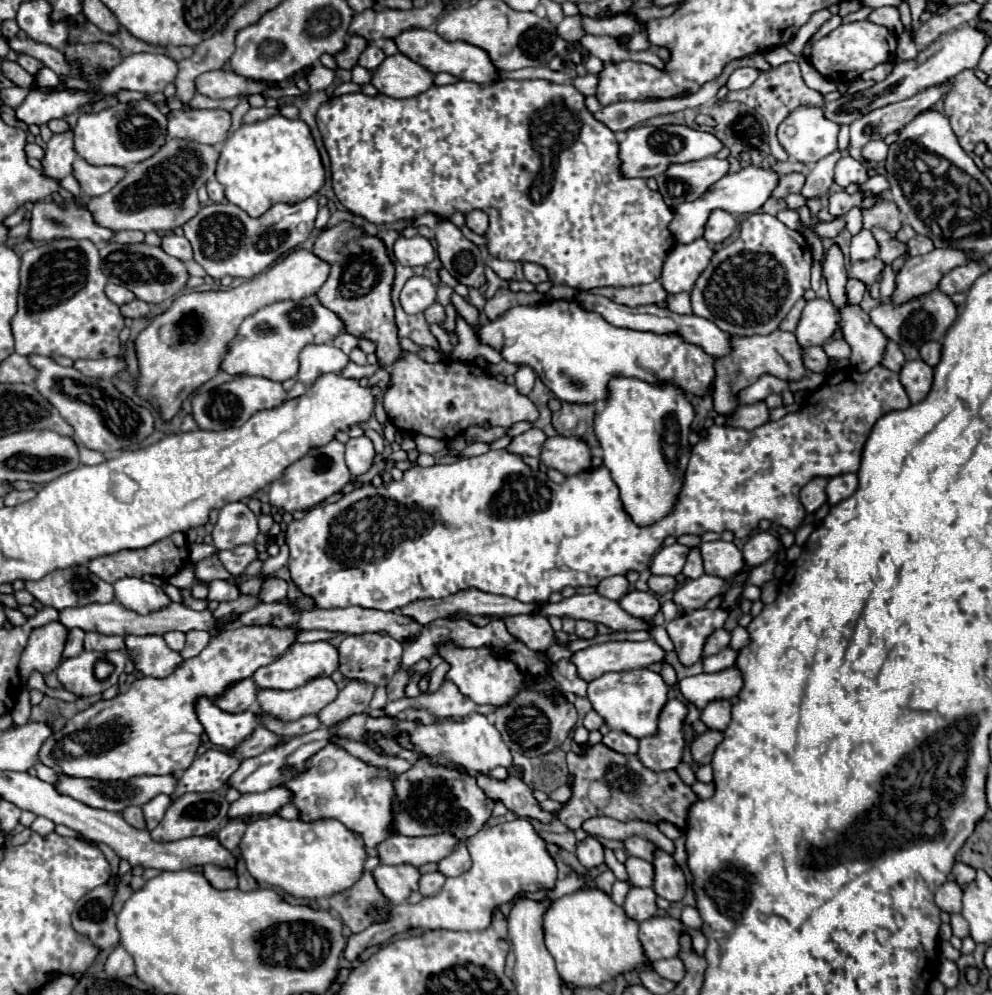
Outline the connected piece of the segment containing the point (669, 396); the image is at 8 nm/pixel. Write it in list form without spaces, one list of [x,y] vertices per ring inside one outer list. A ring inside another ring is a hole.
[[[614,377],[608,381],[604,409],[594,417],[594,433],[602,447],[604,465],[620,489],[622,503],[636,525],[652,525],[674,509],[690,459],[690,423],[694,407],[672,383],[646,383]]]

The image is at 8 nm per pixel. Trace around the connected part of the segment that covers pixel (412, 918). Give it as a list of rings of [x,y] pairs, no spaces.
[[[514,819],[514,821],[506,821],[494,827],[486,827],[482,831],[478,831],[474,837],[466,839],[466,847],[470,851],[470,859],[472,859],[472,867],[460,875],[460,877],[450,877],[446,879],[444,887],[440,893],[432,895],[432,897],[424,897],[420,903],[412,905],[408,901],[392,907],[392,915],[388,915],[386,921],[382,923],[372,923],[372,927],[366,927],[364,931],[356,933],[356,935],[348,935],[348,943],[344,949],[344,959],[354,961],[358,955],[362,955],[368,947],[380,945],[380,943],[388,943],[392,937],[402,935],[406,931],[412,929],[456,929],[456,931],[482,931],[490,927],[492,921],[492,911],[504,903],[512,903],[516,897],[526,895],[526,893],[536,893],[540,889],[552,889],[556,885],[556,877],[558,877],[558,867],[554,863],[554,859],[550,857],[550,853],[546,851],[546,841],[536,833],[536,829],[532,827],[530,819]]]

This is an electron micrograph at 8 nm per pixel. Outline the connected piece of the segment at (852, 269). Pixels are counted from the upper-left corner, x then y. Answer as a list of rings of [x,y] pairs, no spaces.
[[[878,257],[868,261],[856,261],[856,263],[850,263],[848,277],[860,279],[864,285],[872,285],[874,281],[882,279],[882,269],[884,269],[884,263]]]

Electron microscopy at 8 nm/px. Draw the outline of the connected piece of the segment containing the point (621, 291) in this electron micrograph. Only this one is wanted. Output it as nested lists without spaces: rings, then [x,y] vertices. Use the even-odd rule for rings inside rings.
[[[654,281],[650,285],[636,285],[636,287],[596,287],[590,289],[590,293],[604,295],[614,303],[624,303],[628,307],[650,305],[650,303],[658,303],[666,307],[666,297],[668,297],[660,281]]]

